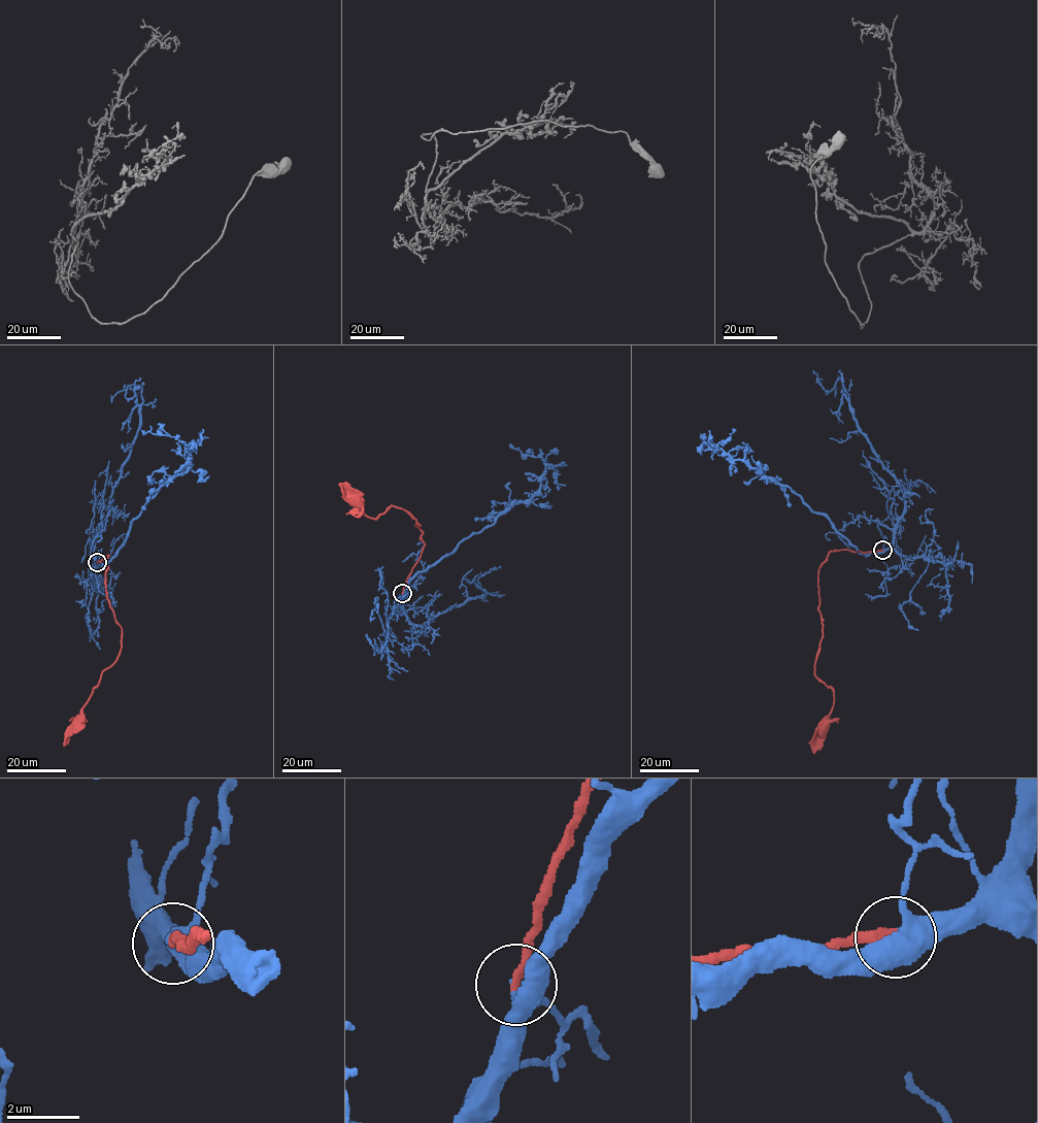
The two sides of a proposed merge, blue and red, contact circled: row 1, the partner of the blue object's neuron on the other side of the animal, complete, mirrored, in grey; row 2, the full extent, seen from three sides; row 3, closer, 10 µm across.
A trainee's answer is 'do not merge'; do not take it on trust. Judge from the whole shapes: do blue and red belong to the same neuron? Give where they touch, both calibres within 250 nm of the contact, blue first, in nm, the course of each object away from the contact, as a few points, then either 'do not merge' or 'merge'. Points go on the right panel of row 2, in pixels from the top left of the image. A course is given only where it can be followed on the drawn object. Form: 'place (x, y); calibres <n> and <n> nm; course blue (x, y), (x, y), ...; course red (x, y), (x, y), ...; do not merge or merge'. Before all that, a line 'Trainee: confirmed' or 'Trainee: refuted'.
Trainee: refuted
place (882, 550); calibres 320 and 260 nm; course blue (882, 551), (860, 552), (789, 487), (769, 480), (743, 461), (734, 460), (722, 449), (700, 444); course red (882, 551), (832, 551), (819, 568), (818, 608), (823, 635), (815, 675), (832, 689), (834, 699), (824, 727); merge

